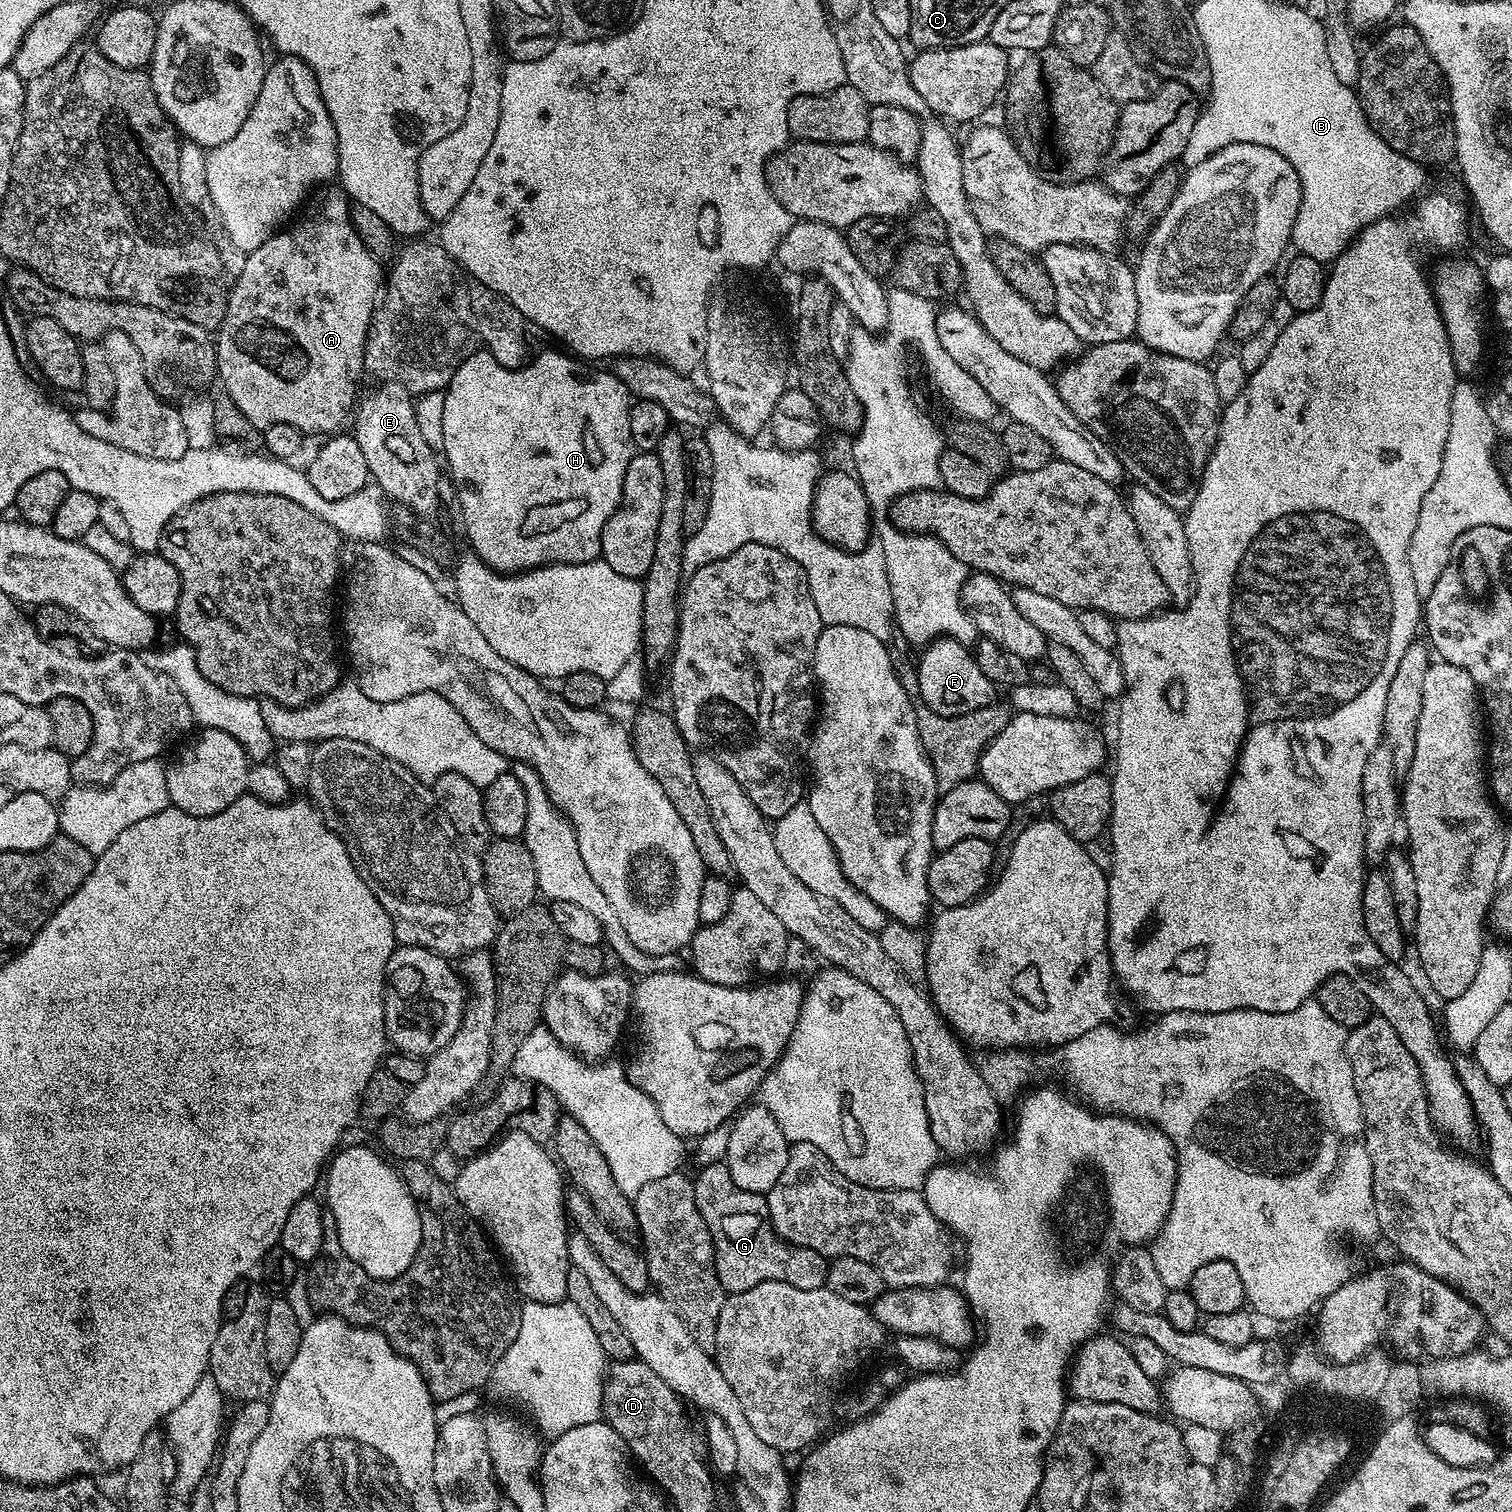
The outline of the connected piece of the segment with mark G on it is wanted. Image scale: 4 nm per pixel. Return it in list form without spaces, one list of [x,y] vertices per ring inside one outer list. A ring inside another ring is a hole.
[[[724,1162],[706,1165],[697,1172],[694,1198],[716,1247],[716,1273],[725,1293],[745,1292],[762,1282],[786,1282],[798,1290],[827,1285],[829,1261],[814,1250],[787,1244],[775,1232],[768,1217],[767,1195],[739,1188]]]

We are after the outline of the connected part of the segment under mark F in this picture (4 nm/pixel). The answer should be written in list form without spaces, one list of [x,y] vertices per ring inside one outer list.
[[[941,636],[939,640],[932,641],[921,652],[924,653],[921,654],[920,660],[918,656],[916,673],[918,674],[918,686],[920,687],[919,703],[923,707],[934,710],[934,714],[960,716],[997,703],[997,685],[992,684],[990,678],[986,678],[986,674],[982,674],[982,670],[978,670],[978,662],[975,655],[965,645],[960,644],[956,640],[951,640],[949,636]]]

